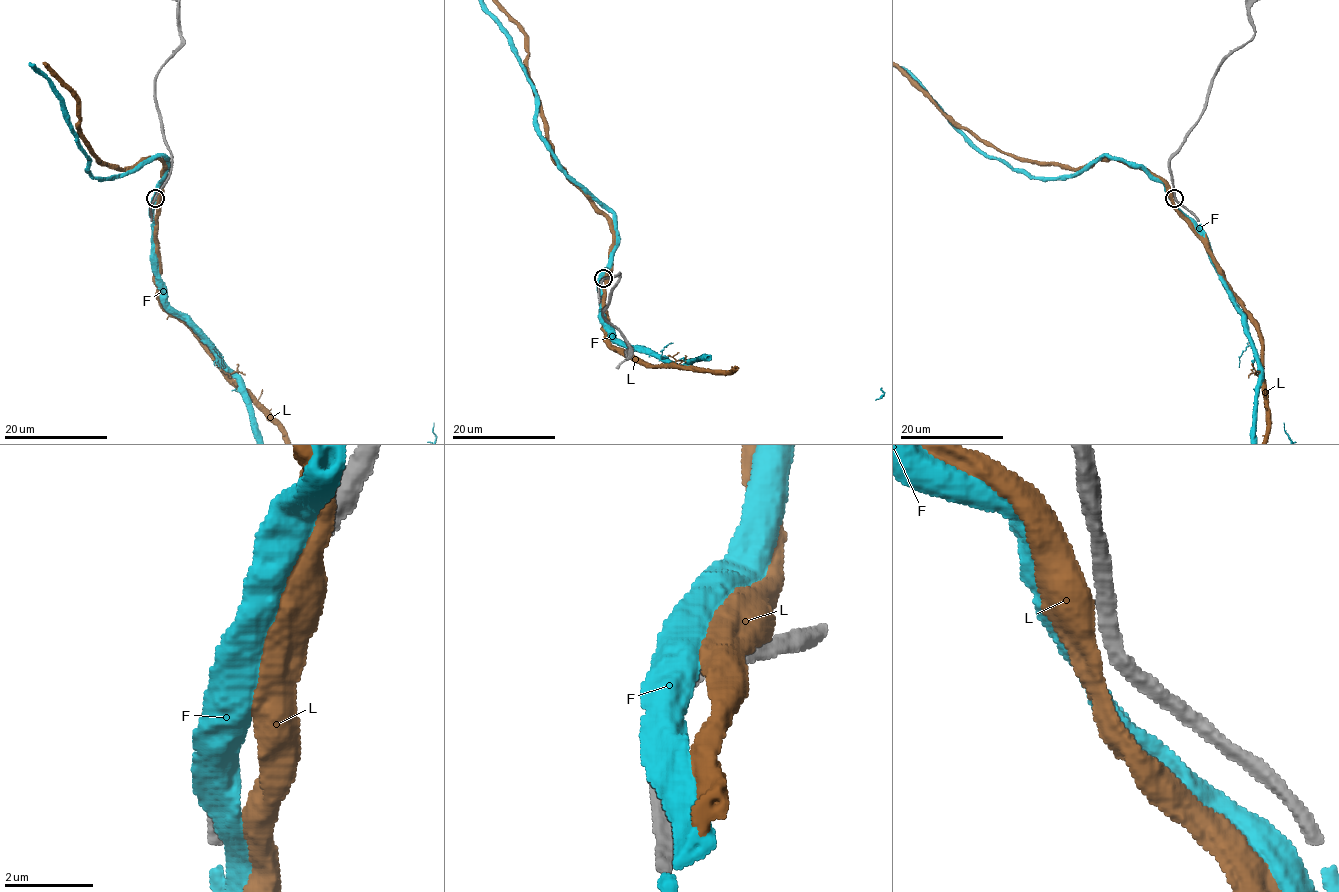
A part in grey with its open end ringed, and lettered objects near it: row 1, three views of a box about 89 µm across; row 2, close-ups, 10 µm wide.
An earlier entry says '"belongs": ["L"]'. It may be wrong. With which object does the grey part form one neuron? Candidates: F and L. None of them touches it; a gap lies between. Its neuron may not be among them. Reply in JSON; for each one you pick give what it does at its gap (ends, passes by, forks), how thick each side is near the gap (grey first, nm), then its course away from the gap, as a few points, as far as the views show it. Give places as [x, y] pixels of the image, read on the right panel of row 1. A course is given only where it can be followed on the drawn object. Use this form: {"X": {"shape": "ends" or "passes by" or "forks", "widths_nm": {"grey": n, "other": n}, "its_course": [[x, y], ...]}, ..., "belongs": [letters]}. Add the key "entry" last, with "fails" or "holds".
{"F": {"shape": "passes by", "widths_nm": {"grey": 400, "other": 550}}, "belongs": ["F"], "entry": "fails"}

